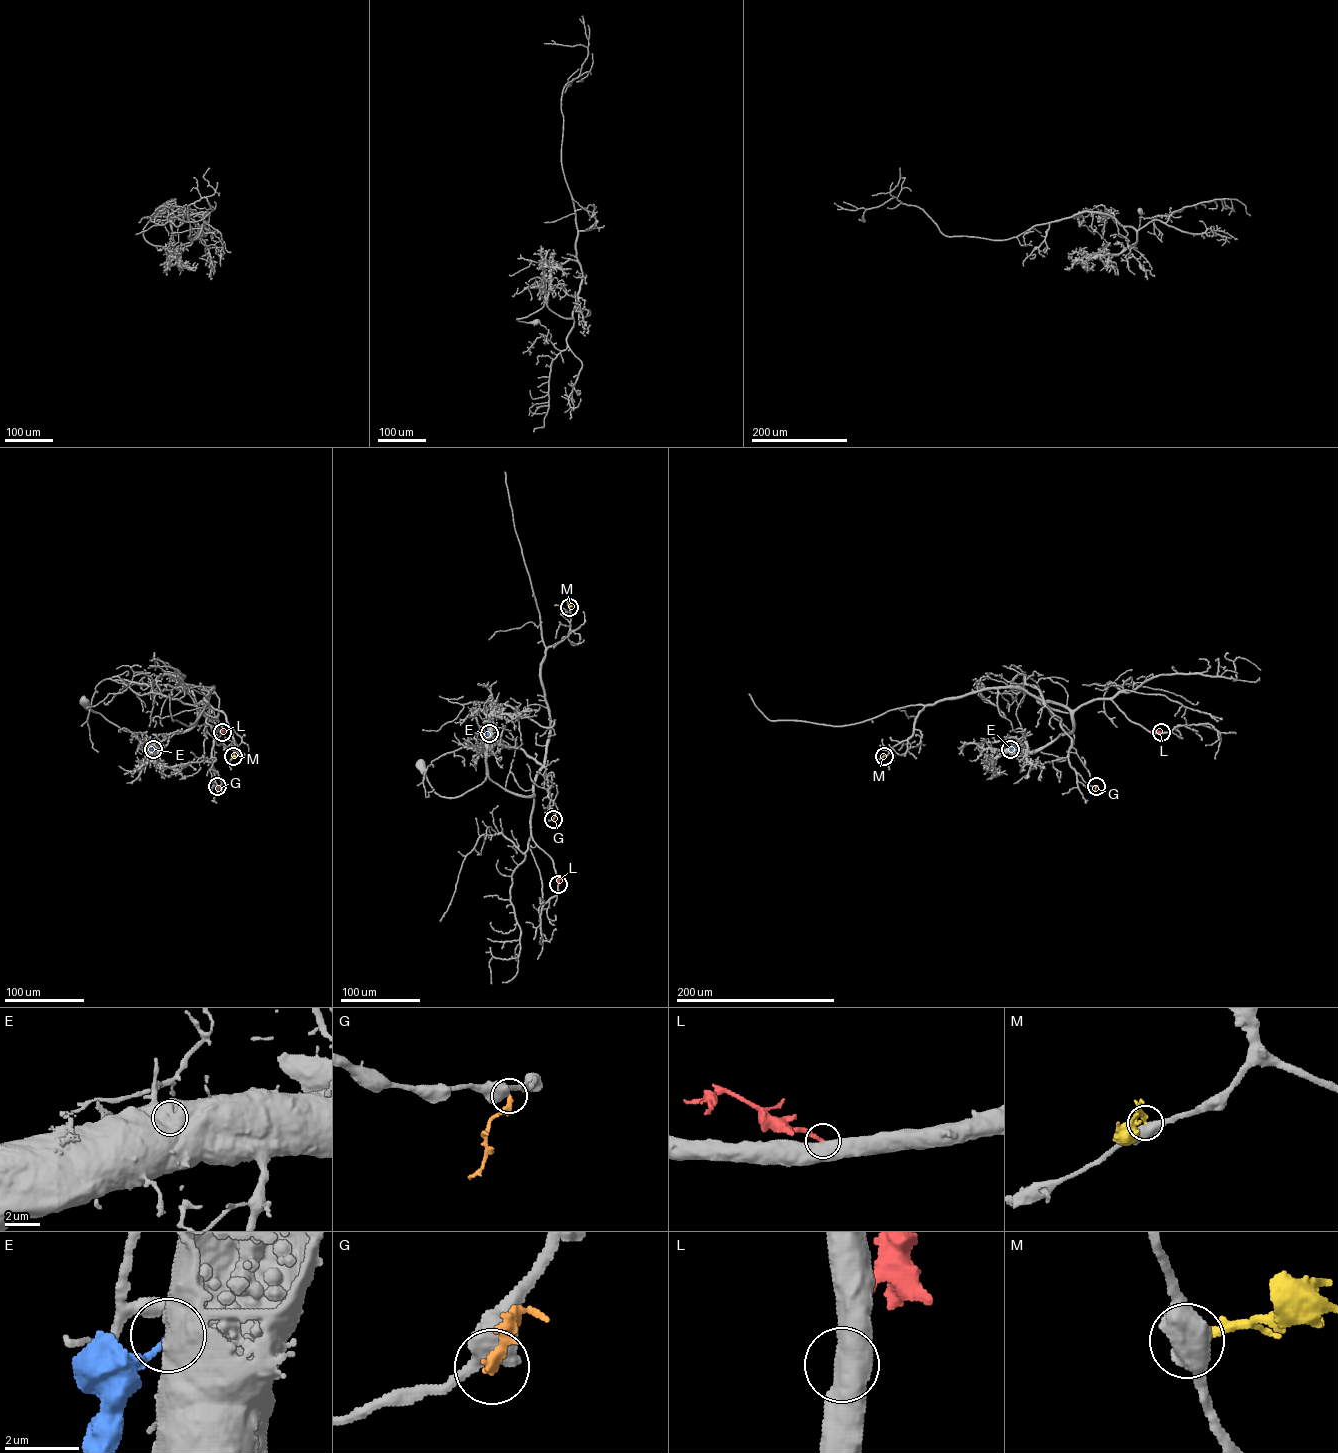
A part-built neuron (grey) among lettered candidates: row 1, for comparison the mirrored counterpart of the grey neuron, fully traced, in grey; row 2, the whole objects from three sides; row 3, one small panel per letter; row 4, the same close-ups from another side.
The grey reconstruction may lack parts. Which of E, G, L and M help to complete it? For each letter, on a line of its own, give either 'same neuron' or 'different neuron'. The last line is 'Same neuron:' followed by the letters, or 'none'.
E: different neuron
G: different neuron
L: different neuron
M: different neuron
Same neuron: none

